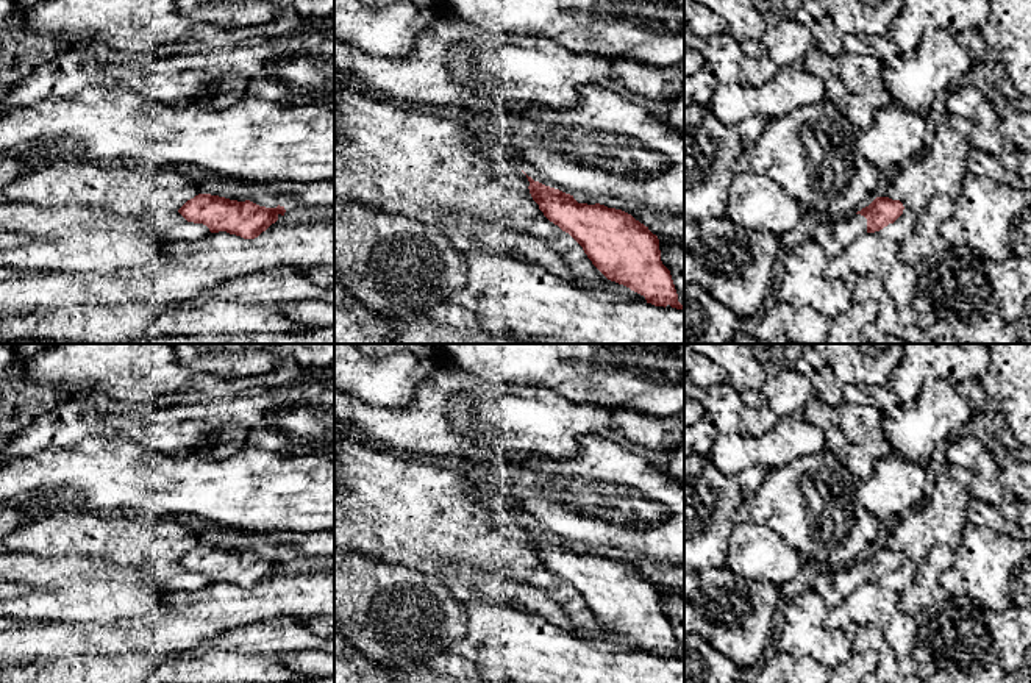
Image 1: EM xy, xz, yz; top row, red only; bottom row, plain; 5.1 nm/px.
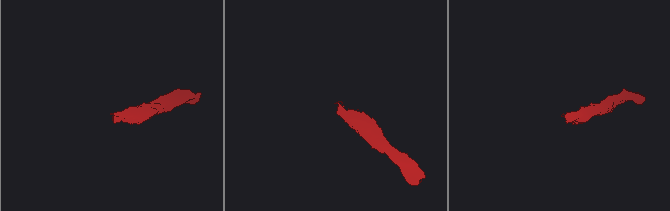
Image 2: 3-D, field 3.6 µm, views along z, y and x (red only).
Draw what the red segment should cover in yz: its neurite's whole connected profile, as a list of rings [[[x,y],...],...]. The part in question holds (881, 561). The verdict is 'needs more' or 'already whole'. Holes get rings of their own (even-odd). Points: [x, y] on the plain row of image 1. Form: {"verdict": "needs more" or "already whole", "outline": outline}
{"verdict": "needs more", "outline": [[[876,547],[858,563],[836,569],[823,567],[812,583],[828,608],[834,608],[842,599],[864,583],[875,583],[894,574],[903,564],[903,553],[889,547]]]}

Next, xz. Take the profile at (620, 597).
{"verdict": "already whole", "outline": [[[528,527],[530,544],[539,555],[544,566],[569,583],[584,600],[592,614],[611,631],[623,635],[645,647],[647,653],[684,660],[678,652],[678,644],[670,620],[661,611],[659,589],[648,577],[636,570],[631,564],[595,553],[578,553],[573,545],[545,536]]]}

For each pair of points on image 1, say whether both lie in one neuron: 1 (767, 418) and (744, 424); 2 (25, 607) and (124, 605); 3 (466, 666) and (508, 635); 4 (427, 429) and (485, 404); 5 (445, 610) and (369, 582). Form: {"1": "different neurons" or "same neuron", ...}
{"1": "same neuron", "2": "same neuron", "3": "different neurons", "4": "same neuron", "5": "same neuron"}

